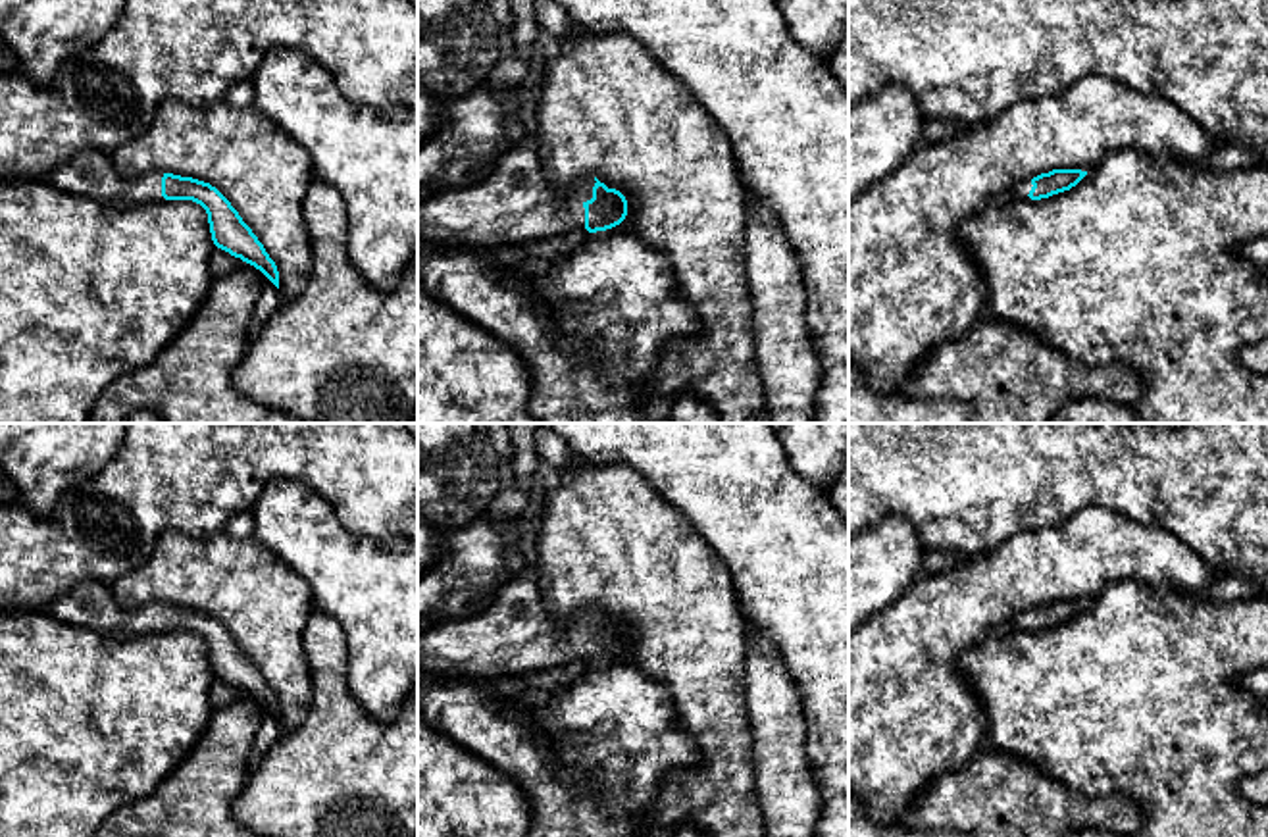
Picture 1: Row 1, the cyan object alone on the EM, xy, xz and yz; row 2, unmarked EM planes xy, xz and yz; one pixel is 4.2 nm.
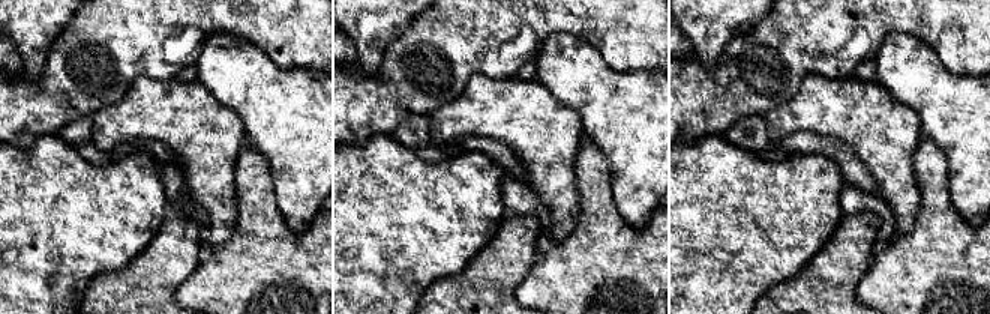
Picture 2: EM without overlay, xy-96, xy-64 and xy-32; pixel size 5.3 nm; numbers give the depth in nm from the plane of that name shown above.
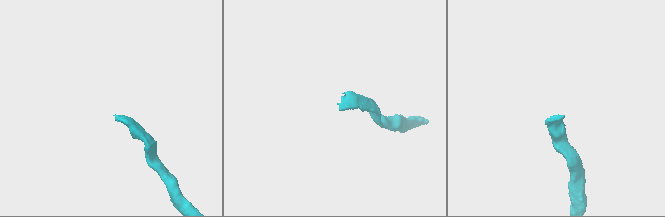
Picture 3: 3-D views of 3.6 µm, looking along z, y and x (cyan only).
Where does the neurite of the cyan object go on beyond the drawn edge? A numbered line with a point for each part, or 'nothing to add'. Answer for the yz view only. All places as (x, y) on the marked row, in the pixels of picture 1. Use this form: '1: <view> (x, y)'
1: yz (1022, 189)

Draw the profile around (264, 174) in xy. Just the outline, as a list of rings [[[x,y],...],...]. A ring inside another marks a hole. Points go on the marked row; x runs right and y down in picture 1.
[[[165,98],[158,106],[150,127],[112,150],[110,158],[117,175],[127,181],[150,171],[167,171],[216,187],[275,262],[281,300],[294,300],[302,292],[314,266],[302,214],[304,196],[314,181],[312,158],[304,146],[254,106],[233,106],[225,98],[206,106]]]

